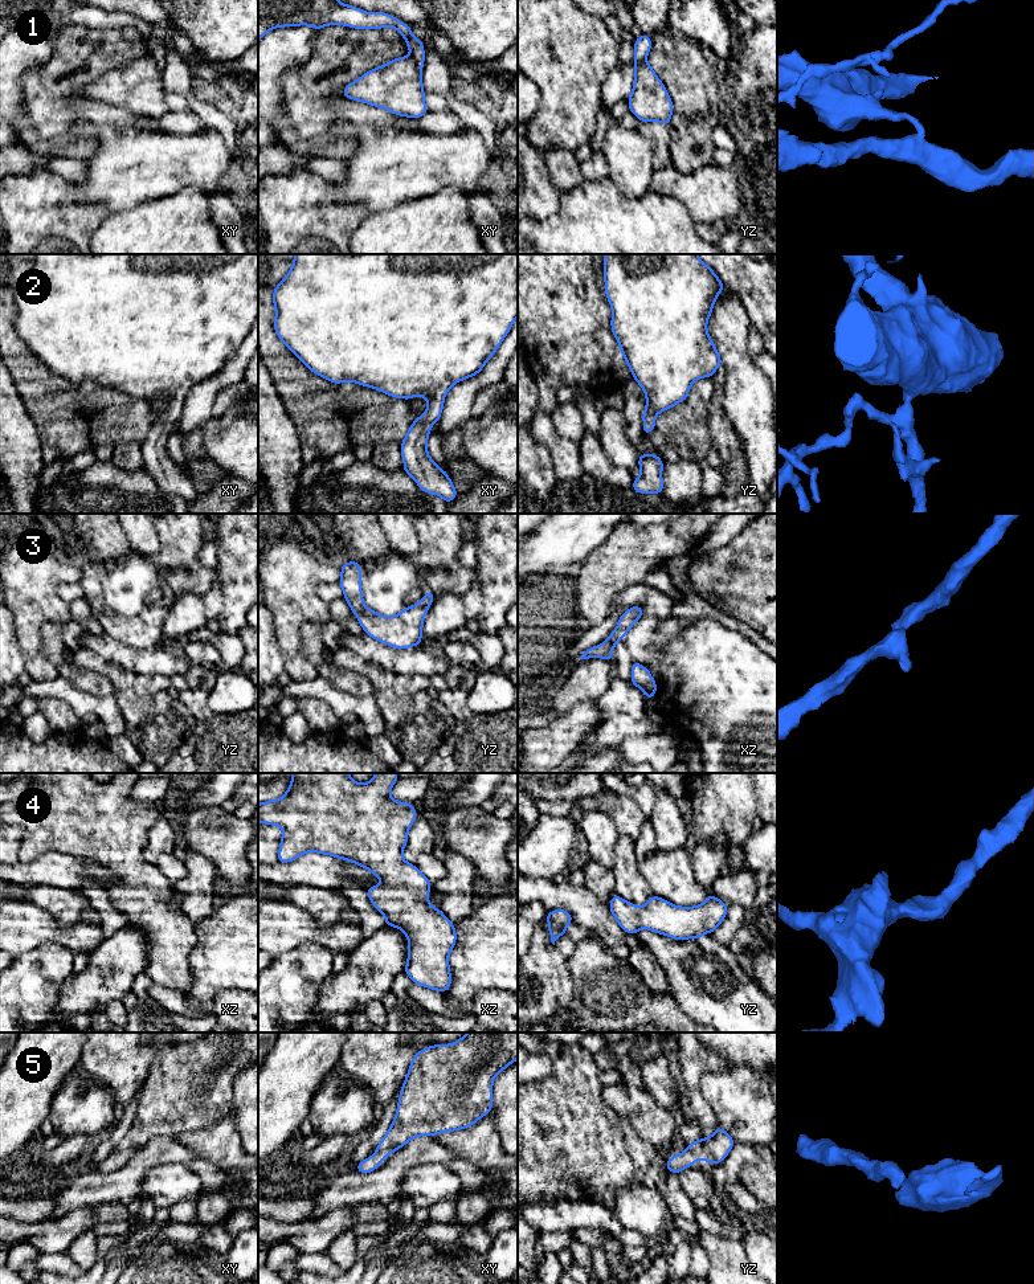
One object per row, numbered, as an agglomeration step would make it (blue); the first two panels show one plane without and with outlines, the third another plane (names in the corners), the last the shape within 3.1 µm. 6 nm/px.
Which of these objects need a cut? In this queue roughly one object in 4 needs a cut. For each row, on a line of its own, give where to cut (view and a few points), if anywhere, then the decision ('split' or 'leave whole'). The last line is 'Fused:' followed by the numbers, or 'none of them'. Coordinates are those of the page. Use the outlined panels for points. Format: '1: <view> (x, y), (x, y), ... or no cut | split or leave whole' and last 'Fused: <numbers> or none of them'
1: xy (412, 56), (421, 64) | split
2: no cut | leave whole
3: no cut | leave whole
4: no cut | leave whole
5: no cut | leave whole
Fused: 1

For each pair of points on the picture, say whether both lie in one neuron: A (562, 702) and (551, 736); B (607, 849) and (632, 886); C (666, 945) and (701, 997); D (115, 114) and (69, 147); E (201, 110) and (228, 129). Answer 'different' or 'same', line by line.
A: different
B: different
C: same
D: same
E: same

